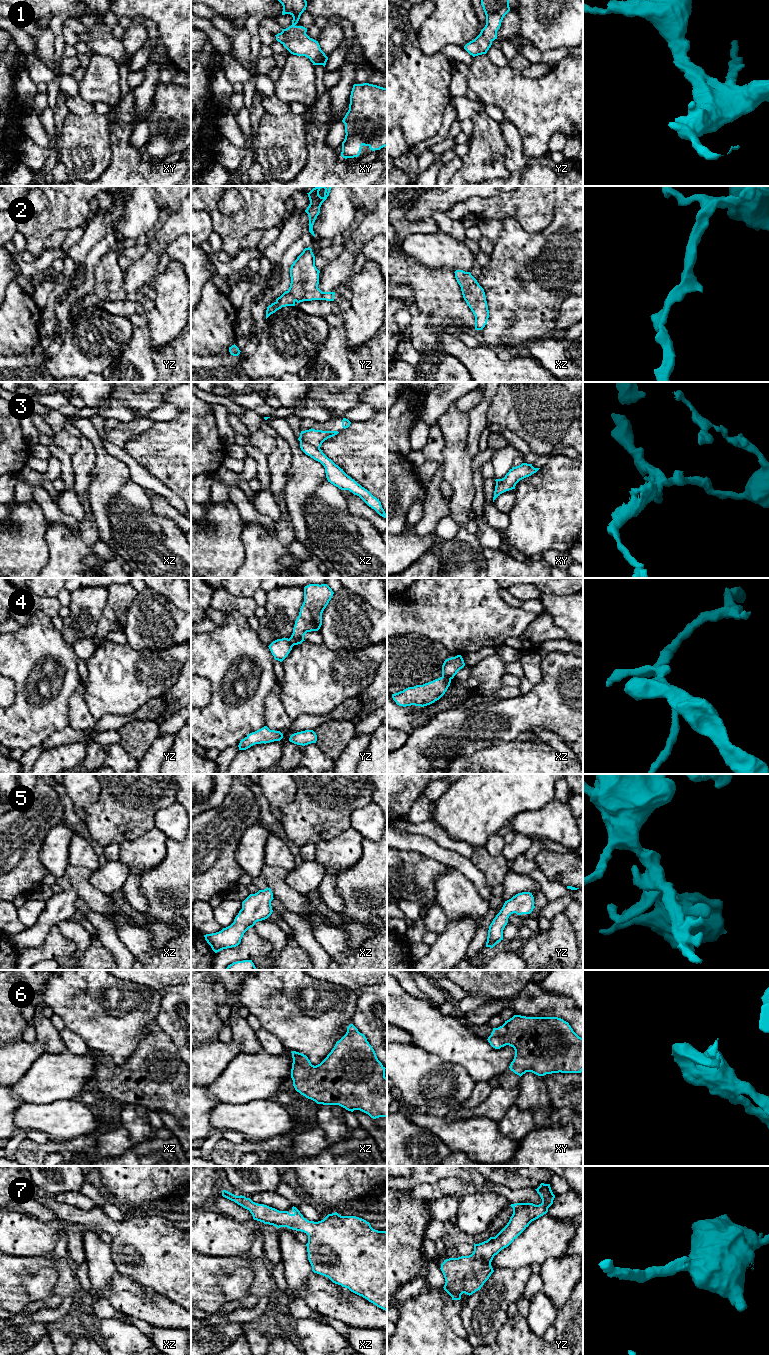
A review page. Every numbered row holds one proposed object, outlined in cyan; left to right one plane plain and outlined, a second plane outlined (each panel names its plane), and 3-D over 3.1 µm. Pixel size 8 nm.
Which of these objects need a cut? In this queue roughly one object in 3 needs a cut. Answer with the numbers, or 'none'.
3, 4

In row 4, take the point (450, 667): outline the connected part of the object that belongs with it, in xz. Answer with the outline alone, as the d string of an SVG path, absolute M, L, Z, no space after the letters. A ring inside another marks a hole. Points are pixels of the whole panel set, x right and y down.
M461 655L448 658L442 665L442 676L453 679L457 672L465 666Z

